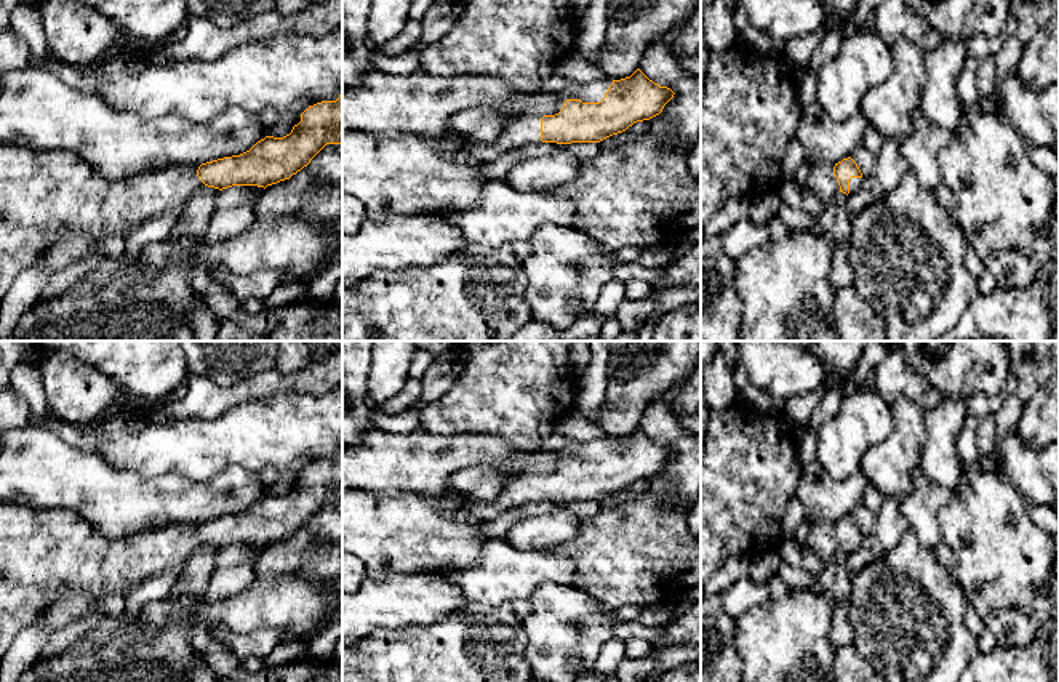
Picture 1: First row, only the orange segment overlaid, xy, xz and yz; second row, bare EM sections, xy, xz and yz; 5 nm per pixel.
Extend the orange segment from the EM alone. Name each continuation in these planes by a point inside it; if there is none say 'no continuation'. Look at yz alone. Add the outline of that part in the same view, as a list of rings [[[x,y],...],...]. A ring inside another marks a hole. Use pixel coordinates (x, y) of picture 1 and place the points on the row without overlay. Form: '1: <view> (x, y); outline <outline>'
1: yz (821, 540); outline [[[817,520],[809,524],[808,548],[822,560],[829,562],[838,551],[840,544],[833,533],[832,522]]]

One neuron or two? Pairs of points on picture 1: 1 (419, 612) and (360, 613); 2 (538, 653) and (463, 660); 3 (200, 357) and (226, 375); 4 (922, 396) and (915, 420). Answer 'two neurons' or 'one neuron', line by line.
1: one neuron
2: two neurons
3: one neuron
4: two neurons

